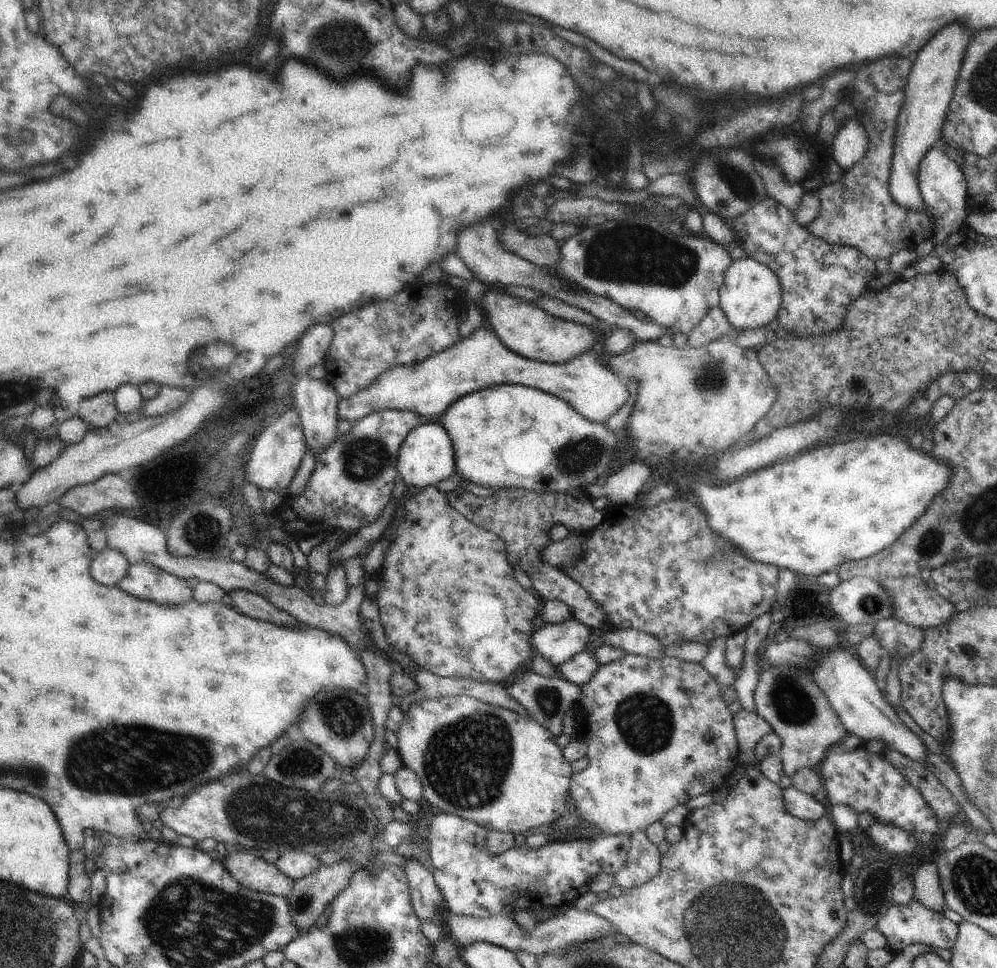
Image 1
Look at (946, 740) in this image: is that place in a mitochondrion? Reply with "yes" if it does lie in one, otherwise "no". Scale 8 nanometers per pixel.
no

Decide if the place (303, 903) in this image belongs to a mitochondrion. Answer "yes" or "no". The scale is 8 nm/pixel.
yes

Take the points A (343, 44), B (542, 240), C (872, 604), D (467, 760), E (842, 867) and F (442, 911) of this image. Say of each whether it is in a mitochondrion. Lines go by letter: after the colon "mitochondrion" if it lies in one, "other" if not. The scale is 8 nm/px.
A: mitochondrion
B: other
C: mitochondrion
D: mitochondrion
E: other
F: other

